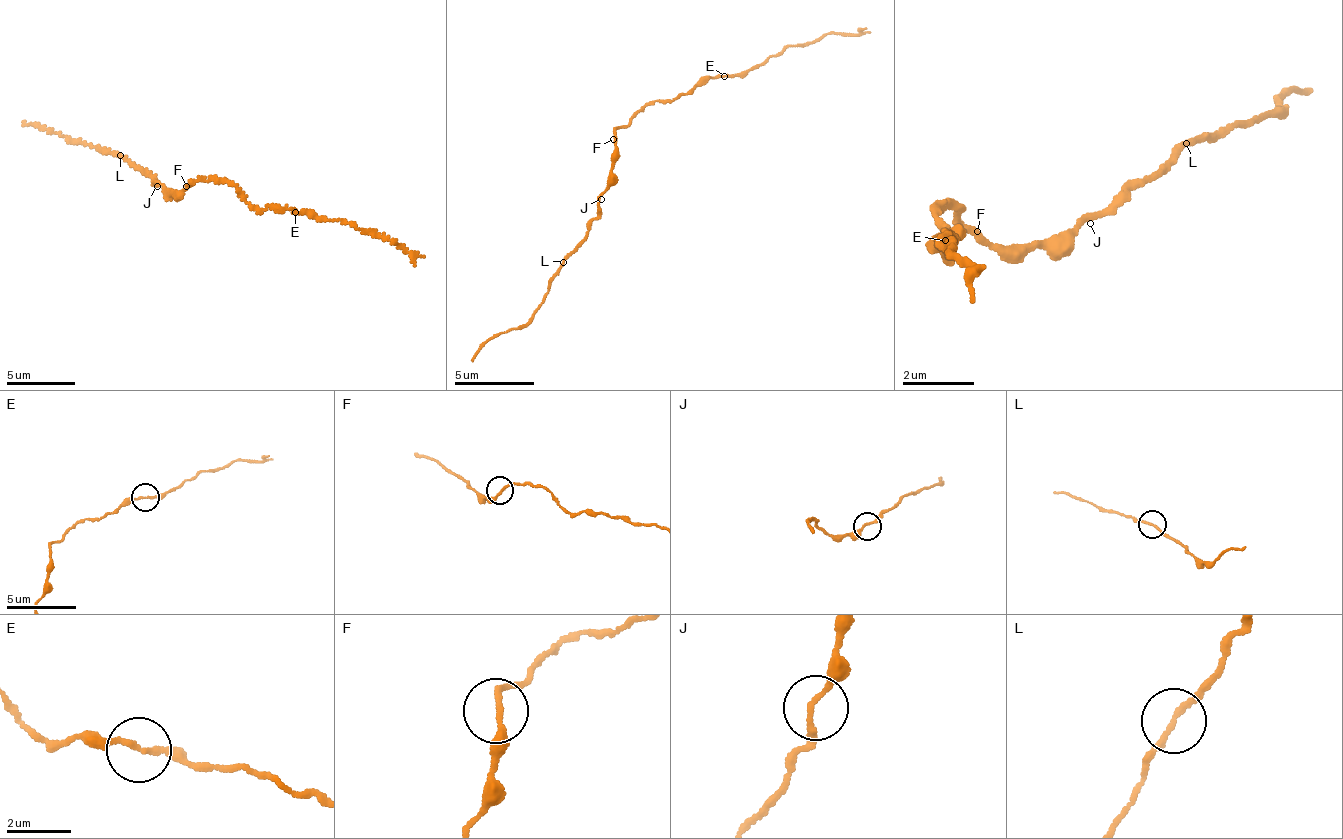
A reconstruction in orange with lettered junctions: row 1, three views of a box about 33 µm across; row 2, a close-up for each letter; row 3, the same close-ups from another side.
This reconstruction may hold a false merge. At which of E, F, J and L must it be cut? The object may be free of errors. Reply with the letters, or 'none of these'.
none of these

